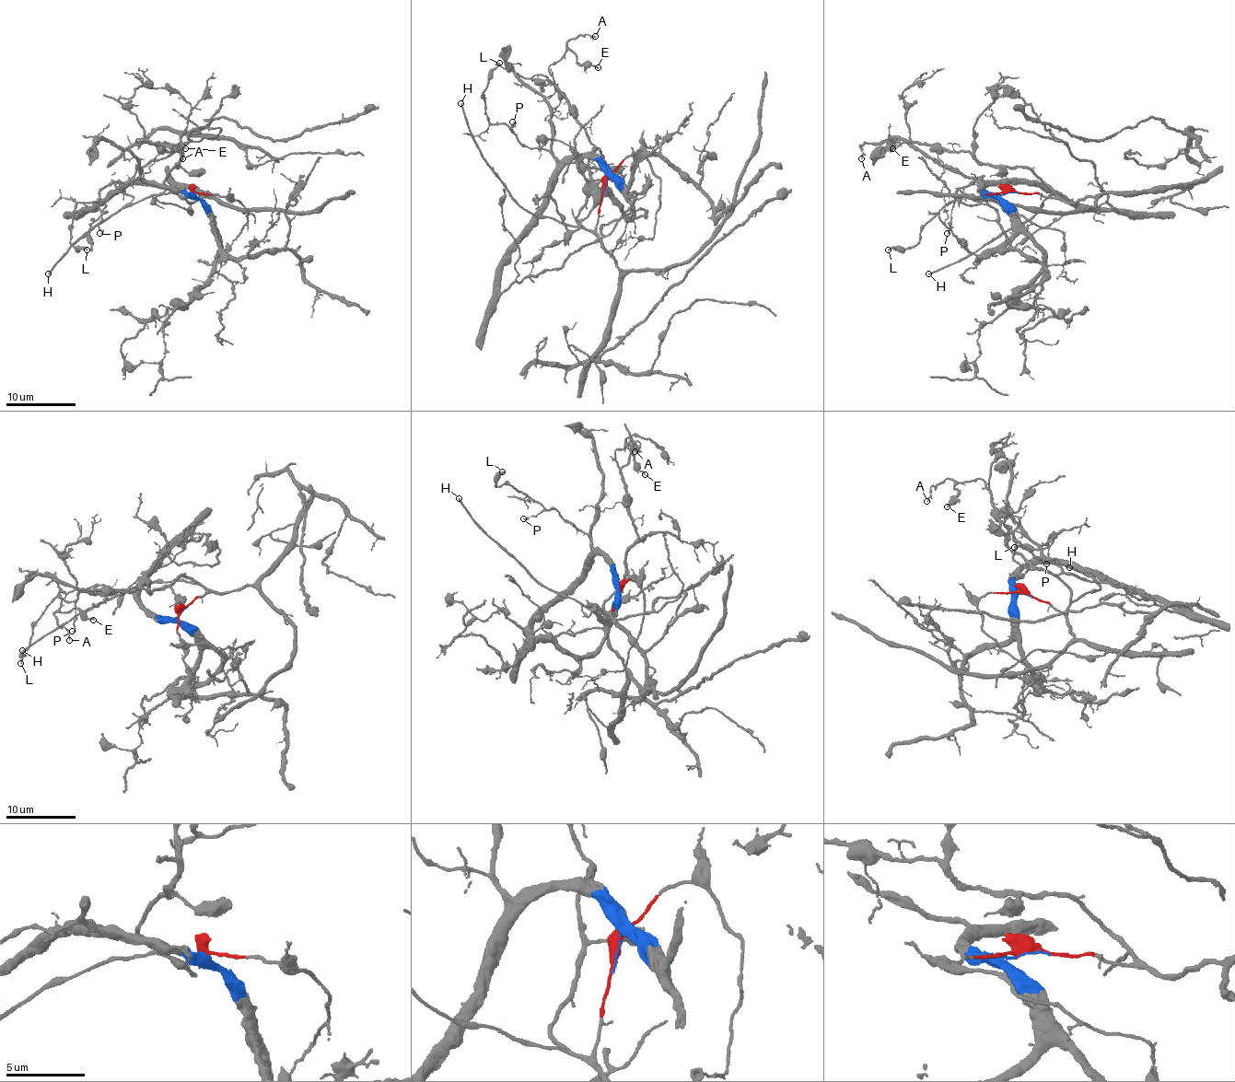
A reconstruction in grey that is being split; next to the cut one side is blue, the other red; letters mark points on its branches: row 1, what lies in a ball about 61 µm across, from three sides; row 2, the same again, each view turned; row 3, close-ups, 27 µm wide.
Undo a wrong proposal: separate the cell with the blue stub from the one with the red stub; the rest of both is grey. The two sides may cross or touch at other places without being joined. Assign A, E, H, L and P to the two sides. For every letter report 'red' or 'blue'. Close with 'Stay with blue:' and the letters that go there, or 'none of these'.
A: red
E: red
H: red
L: blue
P: blue
Stay with blue: L, P

